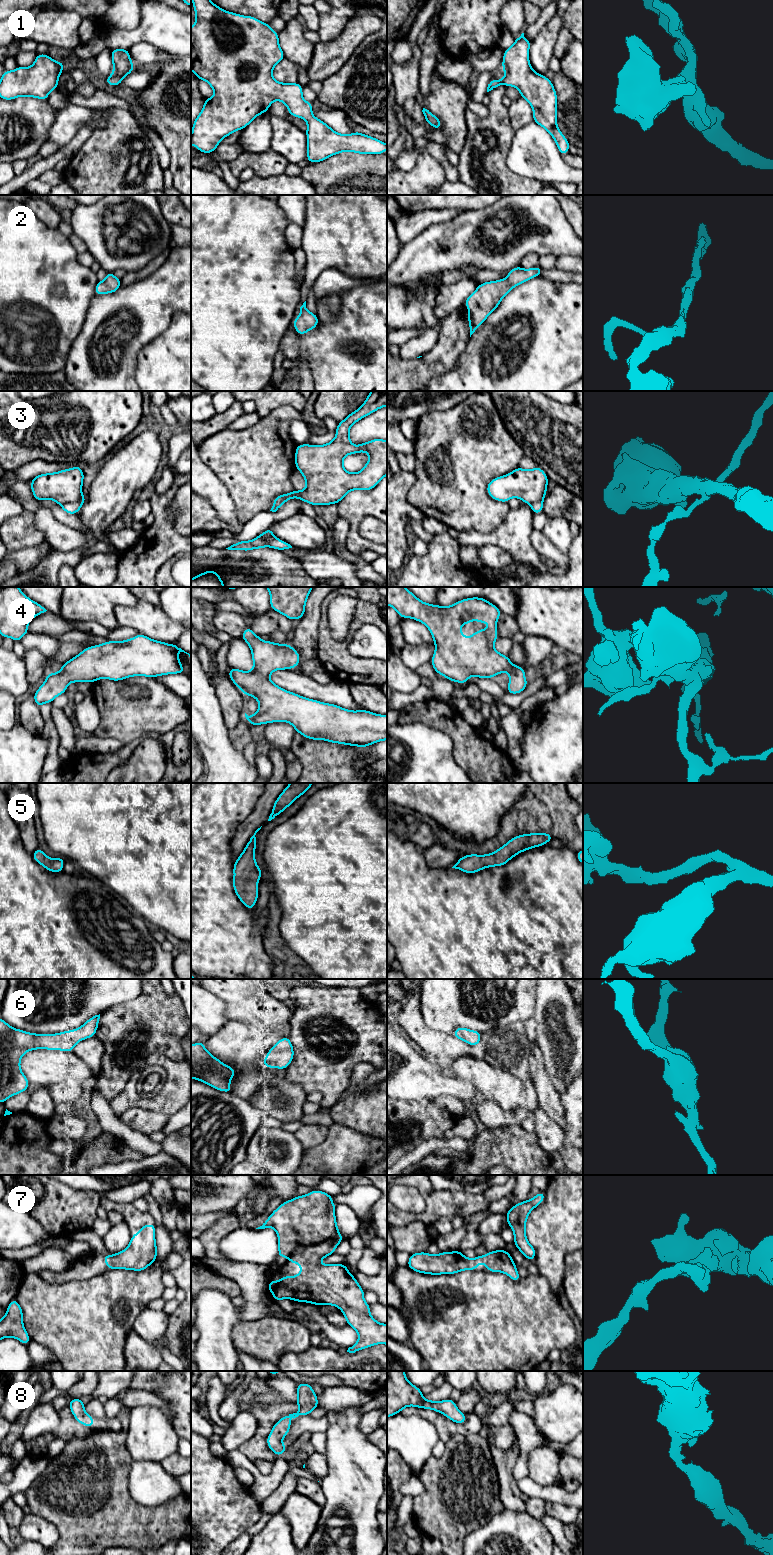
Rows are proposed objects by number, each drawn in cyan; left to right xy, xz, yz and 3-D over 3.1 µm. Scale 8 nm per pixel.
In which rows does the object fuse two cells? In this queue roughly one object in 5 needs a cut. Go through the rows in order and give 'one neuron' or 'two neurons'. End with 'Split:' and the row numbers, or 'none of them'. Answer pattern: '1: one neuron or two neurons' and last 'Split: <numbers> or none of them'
1: one neuron
2: one neuron
3: two neurons
4: one neuron
5: one neuron
6: one neuron
7: one neuron
8: one neuron
Split: 3

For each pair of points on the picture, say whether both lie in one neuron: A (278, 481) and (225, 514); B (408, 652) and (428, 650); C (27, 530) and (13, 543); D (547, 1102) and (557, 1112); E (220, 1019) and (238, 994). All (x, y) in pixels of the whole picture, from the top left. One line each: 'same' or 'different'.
A: different
B: same
C: same
D: same
E: different

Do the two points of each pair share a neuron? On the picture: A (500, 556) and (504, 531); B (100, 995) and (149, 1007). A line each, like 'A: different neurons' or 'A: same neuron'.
A: different neurons
B: different neurons

